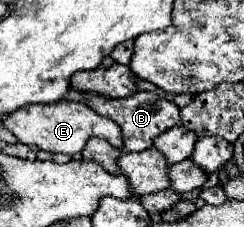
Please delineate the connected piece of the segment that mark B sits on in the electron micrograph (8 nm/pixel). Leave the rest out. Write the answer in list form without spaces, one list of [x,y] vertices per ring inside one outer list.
[[[139,91],[135,95],[129,95],[127,99],[107,99],[107,97],[97,97],[93,93],[85,93],[85,97],[87,97],[89,107],[93,107],[99,115],[113,119],[121,127],[125,151],[145,151],[151,147],[153,137],[181,123],[179,107],[173,101],[167,101],[151,91]]]

